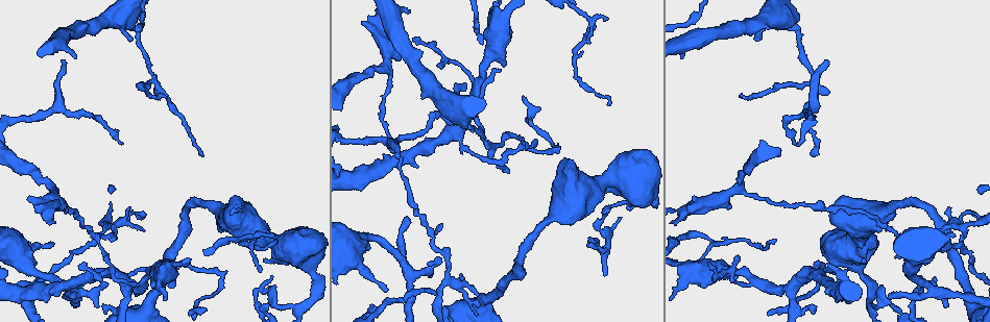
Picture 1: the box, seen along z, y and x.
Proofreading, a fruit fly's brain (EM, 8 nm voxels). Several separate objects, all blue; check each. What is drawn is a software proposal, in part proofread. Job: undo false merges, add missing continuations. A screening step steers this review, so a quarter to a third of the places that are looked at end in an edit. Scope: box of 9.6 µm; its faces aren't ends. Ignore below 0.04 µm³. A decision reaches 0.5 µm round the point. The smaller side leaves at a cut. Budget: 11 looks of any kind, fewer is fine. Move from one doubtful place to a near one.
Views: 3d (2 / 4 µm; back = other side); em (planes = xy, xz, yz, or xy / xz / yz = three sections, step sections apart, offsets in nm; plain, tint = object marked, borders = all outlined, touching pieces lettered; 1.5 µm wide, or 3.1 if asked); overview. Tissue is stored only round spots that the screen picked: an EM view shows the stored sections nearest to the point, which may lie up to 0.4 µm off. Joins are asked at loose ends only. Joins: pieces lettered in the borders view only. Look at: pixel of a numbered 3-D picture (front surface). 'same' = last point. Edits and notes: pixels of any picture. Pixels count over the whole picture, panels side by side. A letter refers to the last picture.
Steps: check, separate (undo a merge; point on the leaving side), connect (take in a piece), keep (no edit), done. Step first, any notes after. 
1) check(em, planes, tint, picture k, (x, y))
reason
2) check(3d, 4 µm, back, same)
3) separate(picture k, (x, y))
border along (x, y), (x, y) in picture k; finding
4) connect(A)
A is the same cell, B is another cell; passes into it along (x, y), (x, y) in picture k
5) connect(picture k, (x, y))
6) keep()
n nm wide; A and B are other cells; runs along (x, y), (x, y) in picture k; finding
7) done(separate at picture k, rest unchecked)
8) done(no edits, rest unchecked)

check(3d, 4 µm, picture 1, (300, 308))
calibre changes

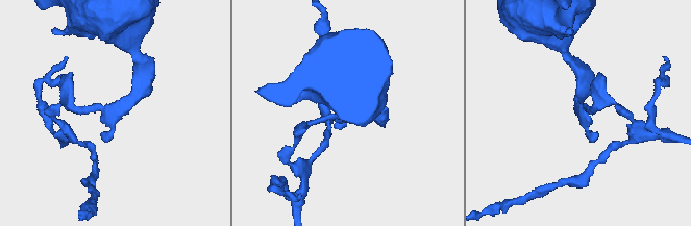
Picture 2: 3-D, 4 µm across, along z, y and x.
check(em, planes, plain, picture 2, (114, 109))
now the EM

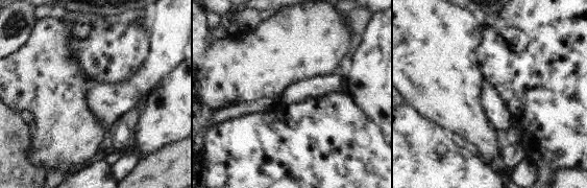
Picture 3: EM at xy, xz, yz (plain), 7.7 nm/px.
check(em, planes, borders, same)
see the neighbours

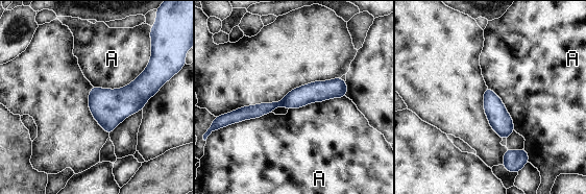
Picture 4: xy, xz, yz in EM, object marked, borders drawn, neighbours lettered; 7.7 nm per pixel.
separate(picture 4, (252, 112))
160 nm wide; A is another cell; border along (281, 101), (283, 105) in picture 4; two neurons meet here

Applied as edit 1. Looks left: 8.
check(em, xz, step 8, tint, picture 1, (959, 244))
free end

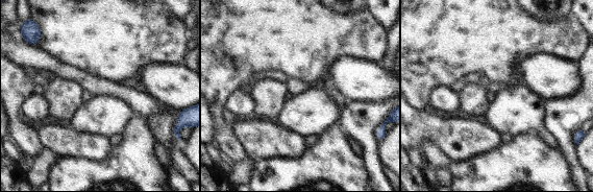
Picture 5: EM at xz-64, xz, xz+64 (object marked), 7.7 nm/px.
check(em, planes, borders, same)

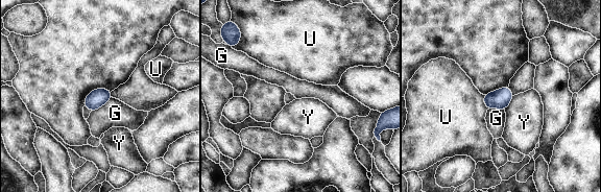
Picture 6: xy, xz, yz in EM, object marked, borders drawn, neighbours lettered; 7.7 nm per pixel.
keep()
G, U and Y are other cells; border along (112, 97), (91, 112) in picture 6; none of them fits

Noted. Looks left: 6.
check(3d, 4 µm, picture 1, (397, 158))
an open end

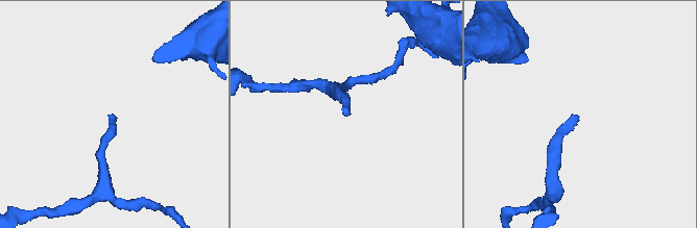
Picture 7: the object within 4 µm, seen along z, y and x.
check(em, yz, step 4, borders, picture 7, (345, 111))

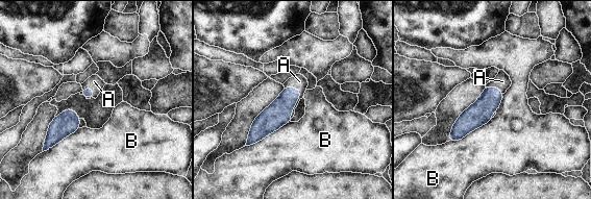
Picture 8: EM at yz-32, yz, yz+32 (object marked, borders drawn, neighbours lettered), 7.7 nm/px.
connect(A)
B touches over 400 nm; A is the same cell, B is another cell; passes into it along (278, 114), (299, 97), (299, 81) in picture 8; the neuron continues

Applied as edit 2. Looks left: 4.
check(3d, 2 µm, picture 1, (754, 40))
thin end

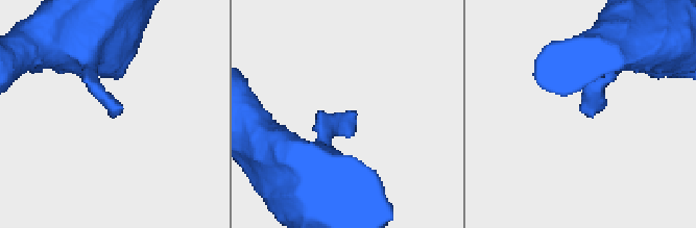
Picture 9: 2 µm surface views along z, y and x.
check(em, planes, plain, picture 9, (357, 115))

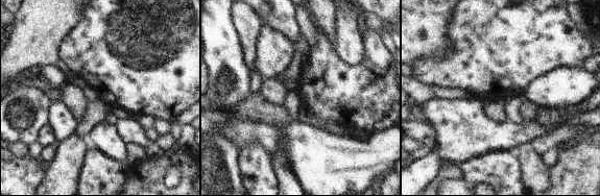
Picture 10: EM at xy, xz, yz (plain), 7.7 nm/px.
check(em, planes, borders, same)
what lies round it

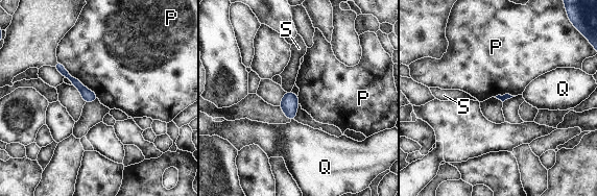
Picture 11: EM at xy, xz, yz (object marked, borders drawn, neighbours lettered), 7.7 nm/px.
keep()
P, Q and S are other cells; border along (57, 59), (98, 98) in picture 11; no lettered piece goes on from it

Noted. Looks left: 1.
done(separate at picture 4, connect at picture 8, rest unchecked)

